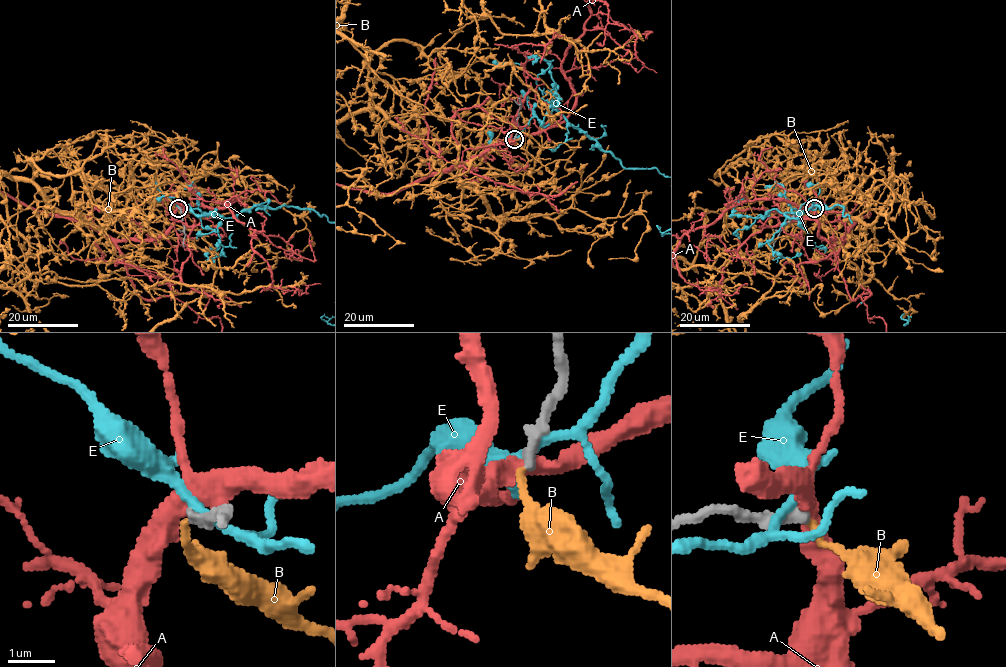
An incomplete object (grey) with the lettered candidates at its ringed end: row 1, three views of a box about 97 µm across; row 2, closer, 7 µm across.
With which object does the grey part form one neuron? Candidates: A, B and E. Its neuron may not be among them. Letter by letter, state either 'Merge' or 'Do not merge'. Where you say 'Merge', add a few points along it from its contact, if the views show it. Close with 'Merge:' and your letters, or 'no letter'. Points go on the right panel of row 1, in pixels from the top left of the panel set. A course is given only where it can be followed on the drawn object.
A: Do not merge
B: Do not merge
E: Do not merge
Merge: no letter

